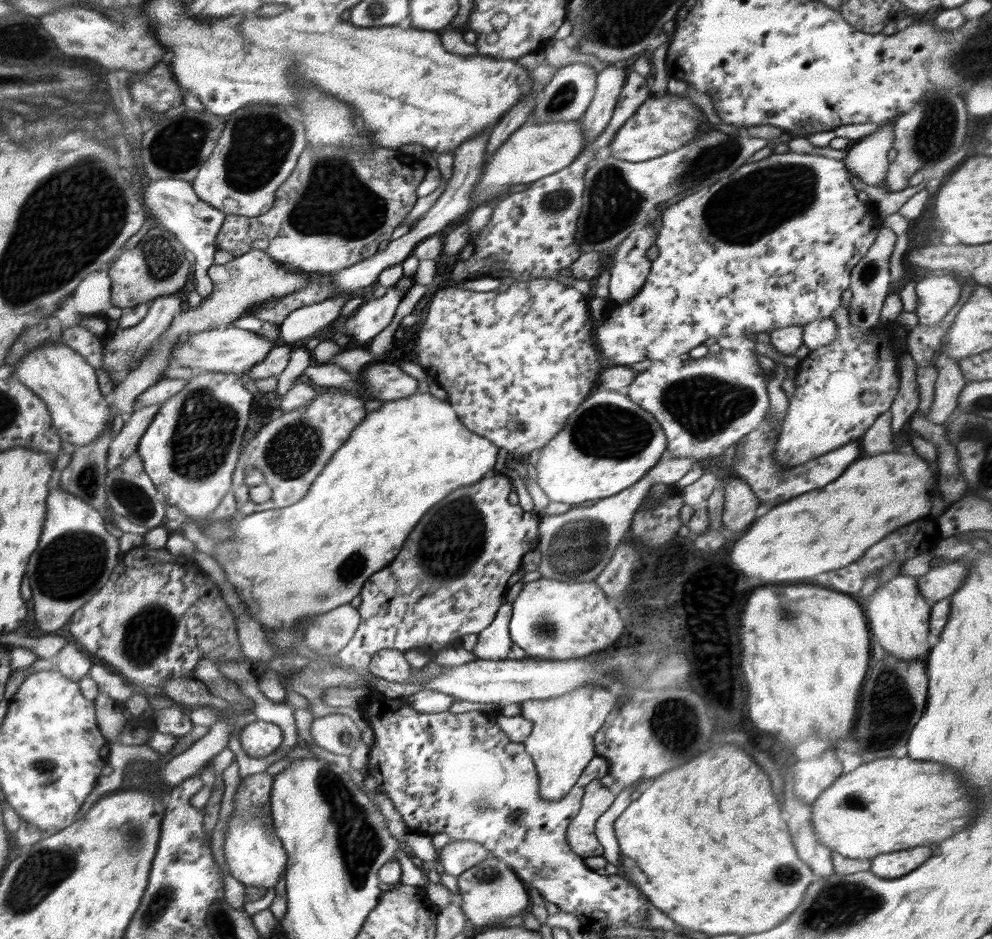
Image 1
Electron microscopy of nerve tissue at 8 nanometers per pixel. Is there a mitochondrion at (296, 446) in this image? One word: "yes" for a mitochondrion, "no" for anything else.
yes

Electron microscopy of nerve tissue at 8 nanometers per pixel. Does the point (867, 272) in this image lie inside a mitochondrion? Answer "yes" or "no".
yes

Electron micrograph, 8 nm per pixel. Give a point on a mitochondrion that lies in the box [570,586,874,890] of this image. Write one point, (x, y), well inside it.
(676, 725)

